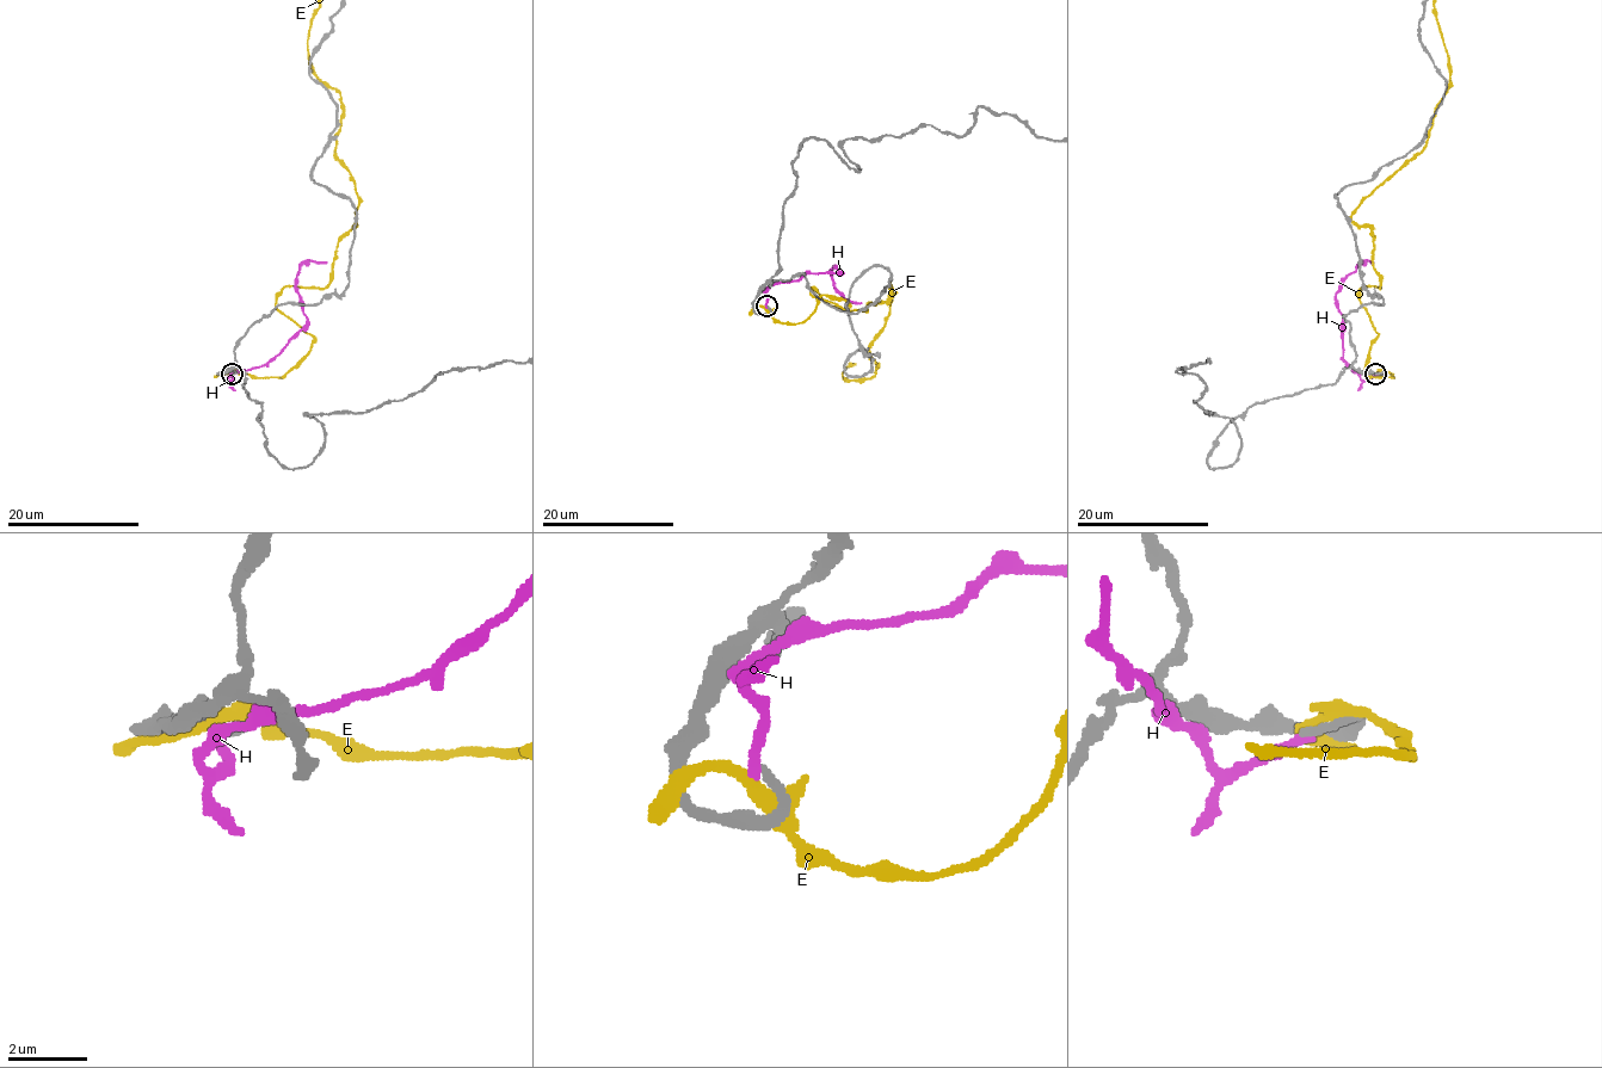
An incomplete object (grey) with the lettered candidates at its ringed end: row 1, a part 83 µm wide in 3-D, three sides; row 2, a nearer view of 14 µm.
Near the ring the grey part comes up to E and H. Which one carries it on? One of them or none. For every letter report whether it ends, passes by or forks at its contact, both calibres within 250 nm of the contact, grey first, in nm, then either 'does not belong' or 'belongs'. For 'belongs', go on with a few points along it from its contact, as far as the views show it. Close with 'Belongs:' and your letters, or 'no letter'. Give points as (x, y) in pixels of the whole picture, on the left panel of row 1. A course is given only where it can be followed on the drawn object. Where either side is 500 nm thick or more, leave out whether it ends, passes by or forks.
E: it passes by; calibres 260 and 440 nm; does not belong
H: it ends; calibres 200 and 240 nm; does not belong
Belongs: no letter

